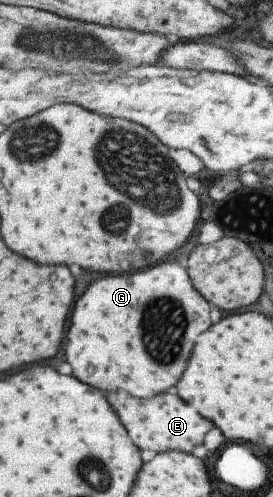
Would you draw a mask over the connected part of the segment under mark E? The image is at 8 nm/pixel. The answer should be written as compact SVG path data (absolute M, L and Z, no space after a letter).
M118 390L107 394L109 402L113 402L113 408L117 414L121 414L121 422L129 426L129 434L133 434L133 442L145 452L165 452L165 450L183 450L191 452L201 444L209 430L213 430L212 421L203 420L203 416L193 410L189 404L185 404L177 394L159 394L151 400L141 400L131 396L129 392Z

